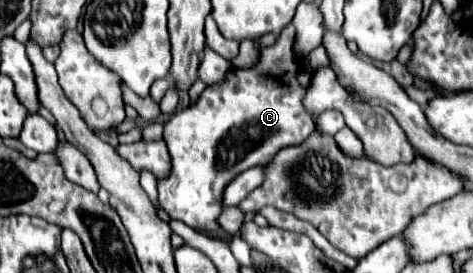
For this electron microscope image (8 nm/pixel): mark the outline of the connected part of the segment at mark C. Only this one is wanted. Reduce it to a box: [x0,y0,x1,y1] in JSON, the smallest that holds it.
[158,25,316,237]

